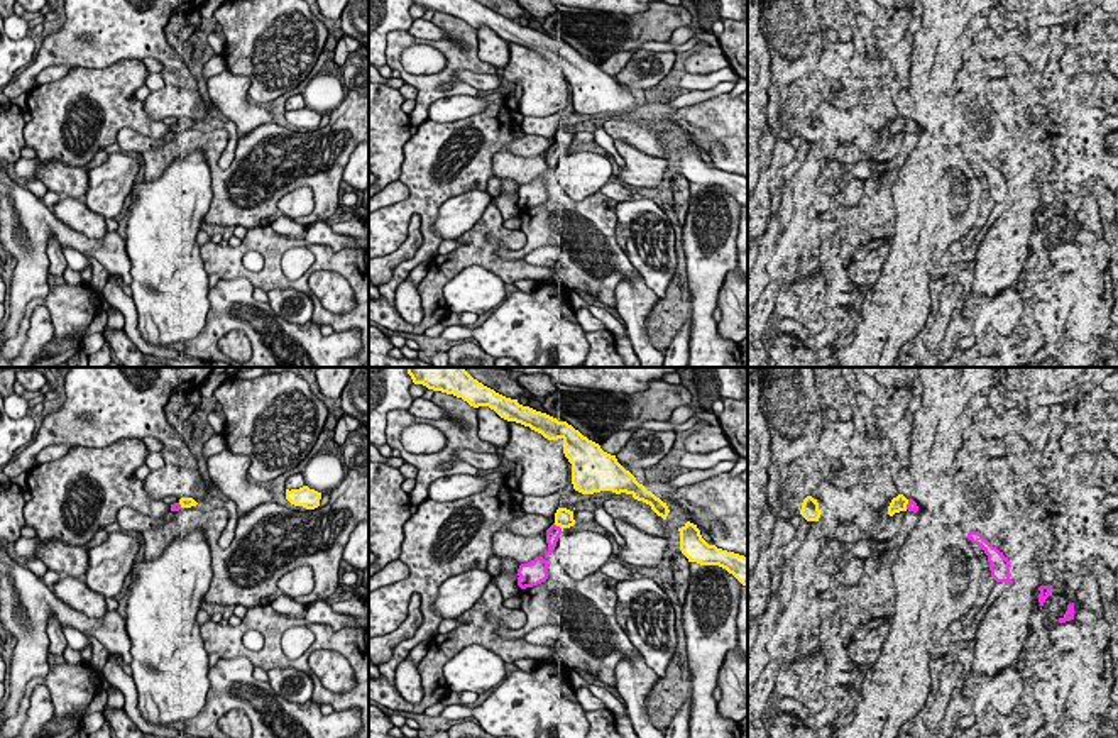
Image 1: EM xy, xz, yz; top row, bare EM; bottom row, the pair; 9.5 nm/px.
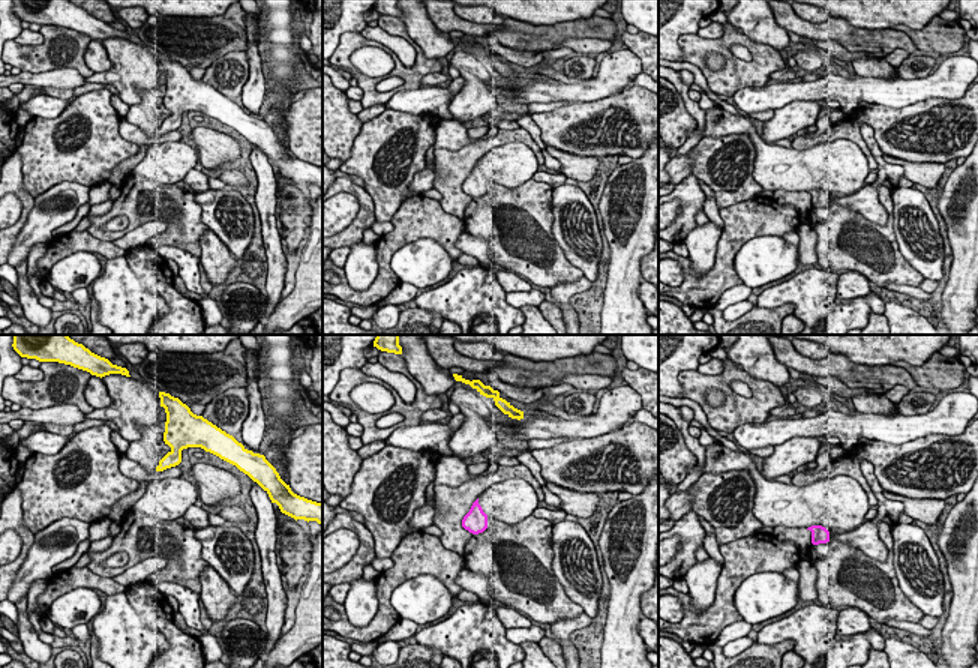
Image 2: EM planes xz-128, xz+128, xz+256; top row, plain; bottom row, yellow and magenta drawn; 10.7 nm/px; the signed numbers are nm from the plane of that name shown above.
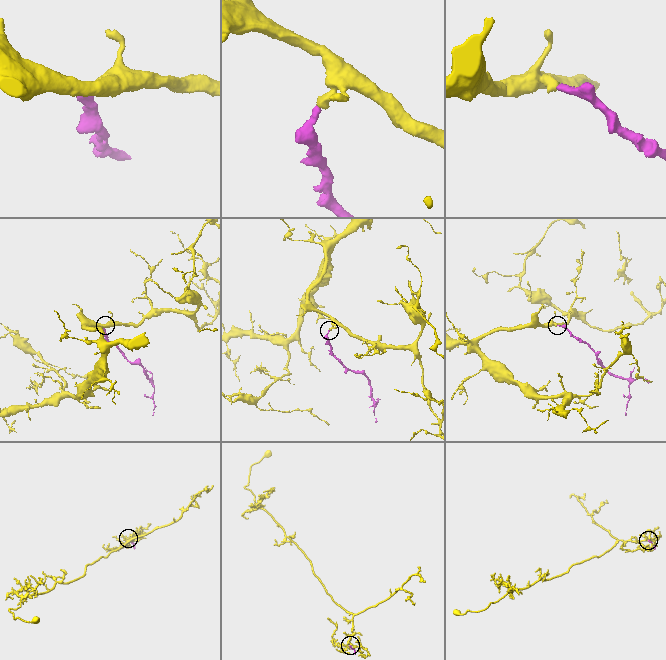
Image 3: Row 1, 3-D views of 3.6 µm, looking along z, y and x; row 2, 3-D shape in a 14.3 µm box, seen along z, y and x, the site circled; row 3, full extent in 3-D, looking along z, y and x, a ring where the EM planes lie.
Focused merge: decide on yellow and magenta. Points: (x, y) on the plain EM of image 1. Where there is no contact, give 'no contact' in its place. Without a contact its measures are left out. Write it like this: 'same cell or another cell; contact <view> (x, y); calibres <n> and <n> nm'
same cell; contact xz (557, 146); calibres 190 and 140 nm

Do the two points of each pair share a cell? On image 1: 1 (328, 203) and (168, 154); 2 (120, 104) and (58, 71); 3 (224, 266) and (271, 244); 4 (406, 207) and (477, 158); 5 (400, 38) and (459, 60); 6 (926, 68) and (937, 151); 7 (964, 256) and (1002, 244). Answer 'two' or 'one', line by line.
1: one
2: two
3: one
4: one
5: one
6: one
7: two

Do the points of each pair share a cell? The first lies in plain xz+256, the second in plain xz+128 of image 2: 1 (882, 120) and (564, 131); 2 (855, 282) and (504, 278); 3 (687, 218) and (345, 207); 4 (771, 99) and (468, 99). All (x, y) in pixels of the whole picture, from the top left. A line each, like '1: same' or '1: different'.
1: same
2: same
3: different
4: different

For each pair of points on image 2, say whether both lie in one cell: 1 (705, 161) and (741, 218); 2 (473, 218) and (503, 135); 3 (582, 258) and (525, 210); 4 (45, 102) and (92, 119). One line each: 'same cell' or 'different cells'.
1: different cells
2: different cells
3: different cells
4: different cells

